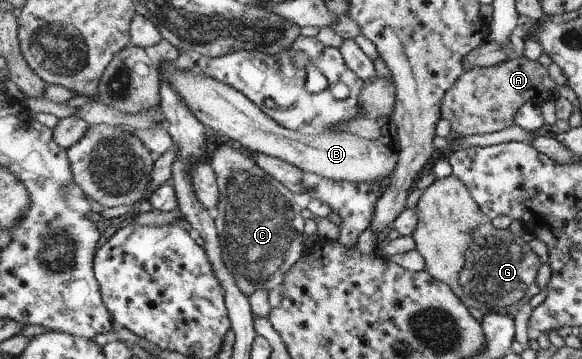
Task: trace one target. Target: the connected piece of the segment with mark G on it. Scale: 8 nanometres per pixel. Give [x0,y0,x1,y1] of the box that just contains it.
[412,174,542,315]

